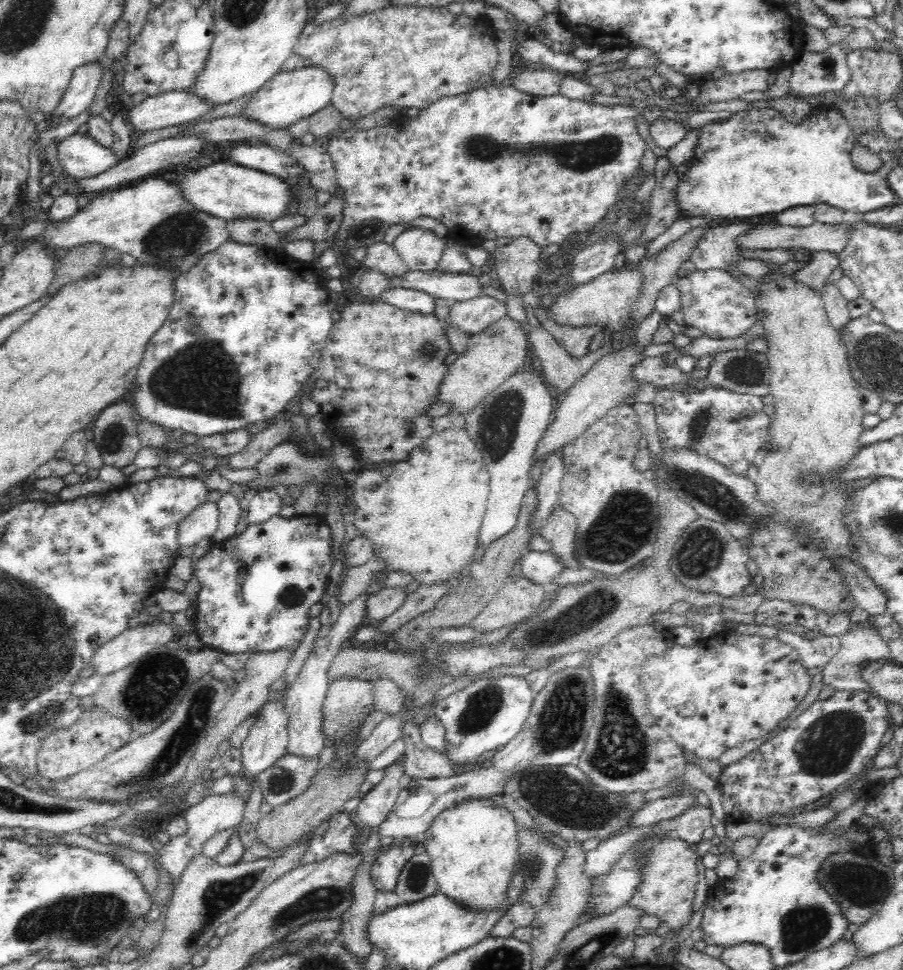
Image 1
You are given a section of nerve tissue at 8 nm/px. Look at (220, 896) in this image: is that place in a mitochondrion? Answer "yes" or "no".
yes

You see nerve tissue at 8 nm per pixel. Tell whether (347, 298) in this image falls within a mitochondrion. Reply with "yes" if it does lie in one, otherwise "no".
no

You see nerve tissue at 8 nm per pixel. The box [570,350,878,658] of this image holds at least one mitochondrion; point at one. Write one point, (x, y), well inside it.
(626, 526)

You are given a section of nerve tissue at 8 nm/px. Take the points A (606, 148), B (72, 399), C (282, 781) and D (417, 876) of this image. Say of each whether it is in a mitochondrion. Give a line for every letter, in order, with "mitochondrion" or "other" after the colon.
A: mitochondrion
B: other
C: mitochondrion
D: mitochondrion

